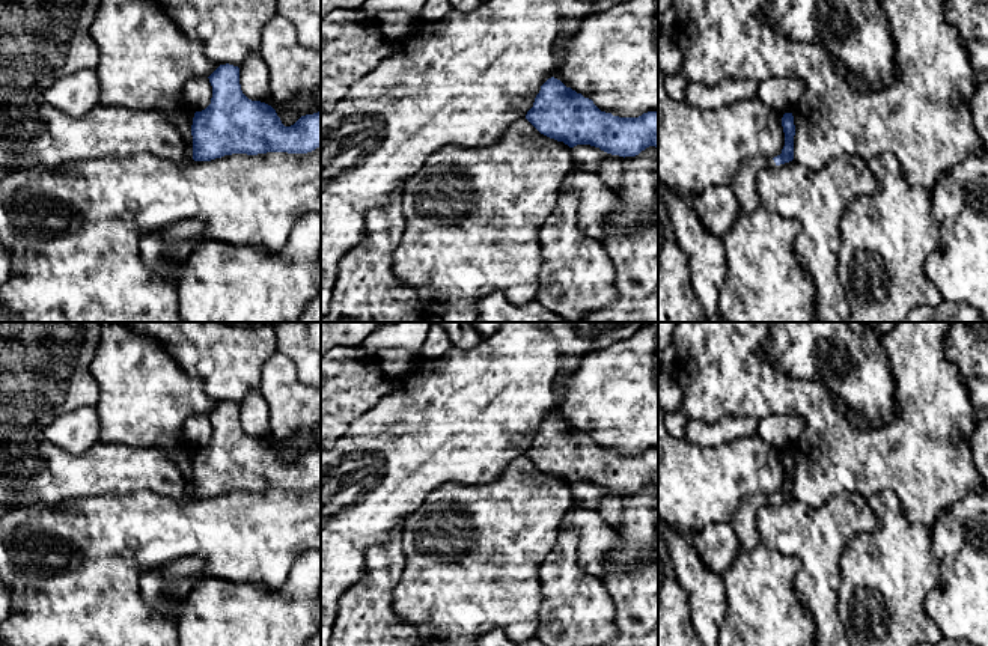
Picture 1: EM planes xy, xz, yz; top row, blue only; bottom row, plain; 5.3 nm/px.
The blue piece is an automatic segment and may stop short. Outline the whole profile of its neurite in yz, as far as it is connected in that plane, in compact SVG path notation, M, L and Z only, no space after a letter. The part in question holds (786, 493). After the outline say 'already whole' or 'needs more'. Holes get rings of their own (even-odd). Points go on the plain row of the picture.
M785 450L782 455L782 464L785 470L785 483L782 491L774 495L752 495L741 501L738 506L733 520L732 529L736 533L739 550L750 551L759 544L758 535L758 510L764 504L780 503L794 497L794 473L795 462L792 450Z; needs more

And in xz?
M554 414L541 423L526 456L541 471L569 485L590 482L624 495L649 483L658 485L658 449L639 455L613 453Z; already whole

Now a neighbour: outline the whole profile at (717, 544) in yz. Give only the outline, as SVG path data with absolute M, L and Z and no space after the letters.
M730 523L706 526L693 536L693 544L706 568L720 577L726 574L739 551L736 533Z

